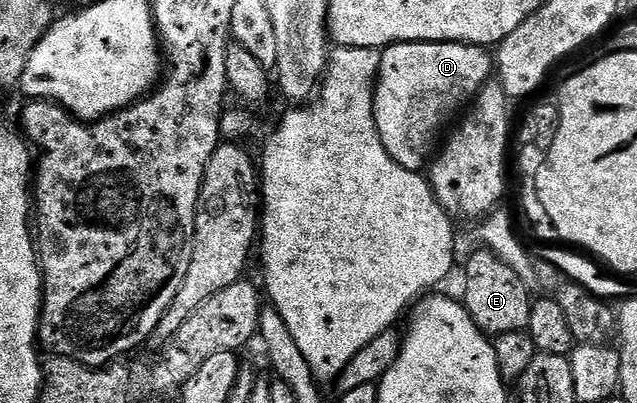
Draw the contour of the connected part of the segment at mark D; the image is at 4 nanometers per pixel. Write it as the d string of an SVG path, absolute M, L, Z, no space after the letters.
M393 43L392 46L383 48L372 104L382 145L398 165L402 165L407 171L419 172L429 162L437 146L436 134L440 131L444 114L448 110L458 110L460 103L467 99L475 100L485 90L484 82L491 75L493 78L494 59L488 54L485 48L476 47L472 43Z

